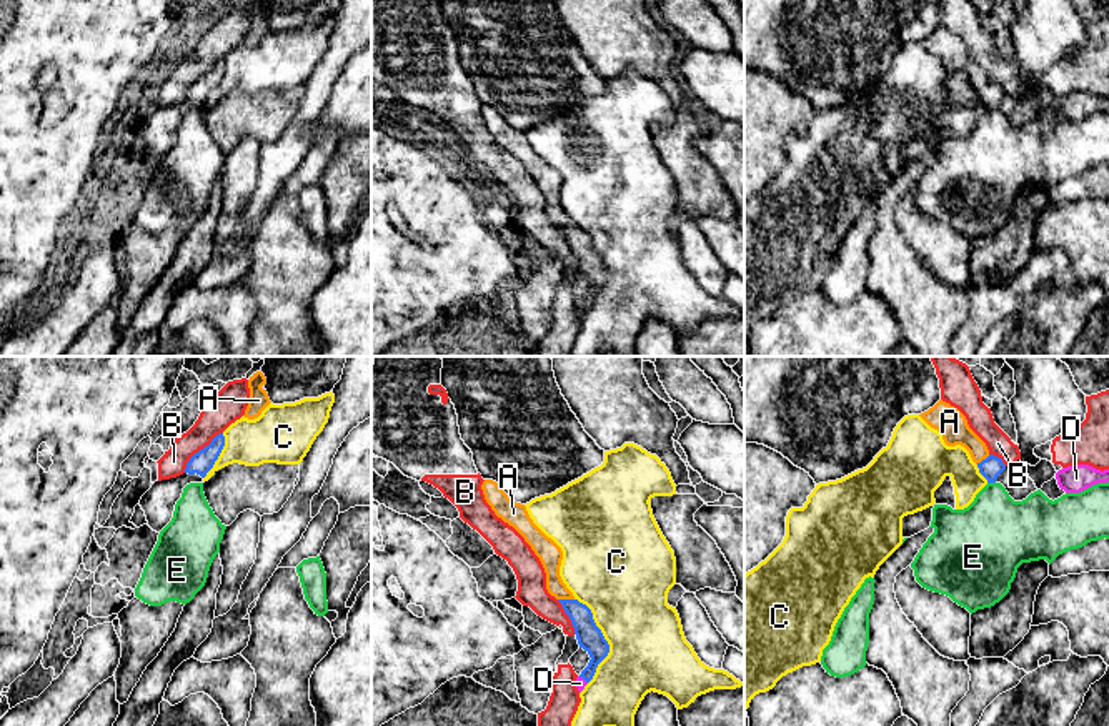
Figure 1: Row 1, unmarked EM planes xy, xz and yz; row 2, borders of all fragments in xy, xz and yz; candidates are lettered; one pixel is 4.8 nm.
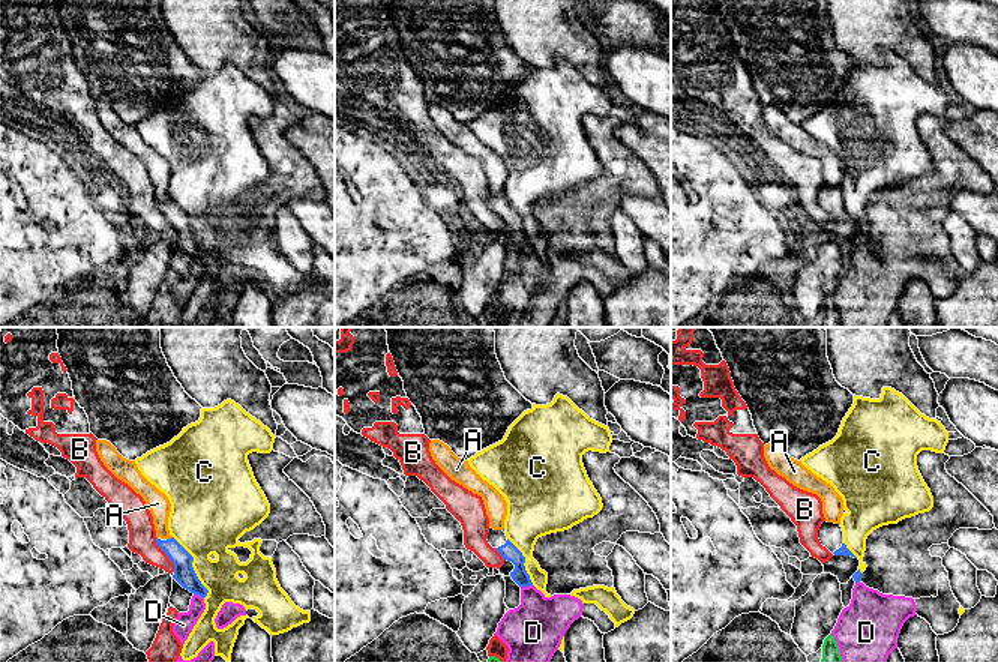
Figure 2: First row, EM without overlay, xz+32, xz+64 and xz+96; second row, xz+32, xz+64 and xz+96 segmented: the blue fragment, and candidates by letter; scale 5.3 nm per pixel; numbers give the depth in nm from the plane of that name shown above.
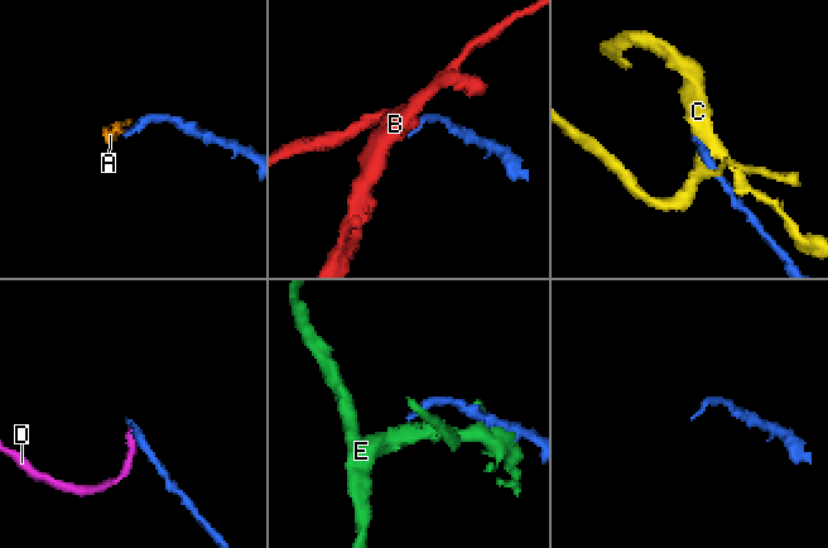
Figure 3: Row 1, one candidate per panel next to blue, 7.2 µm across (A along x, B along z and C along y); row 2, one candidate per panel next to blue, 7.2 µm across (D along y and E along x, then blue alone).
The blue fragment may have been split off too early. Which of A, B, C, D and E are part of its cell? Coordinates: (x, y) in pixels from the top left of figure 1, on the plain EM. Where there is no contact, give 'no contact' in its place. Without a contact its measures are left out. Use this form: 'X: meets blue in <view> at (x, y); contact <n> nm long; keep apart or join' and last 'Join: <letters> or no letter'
A: meets blue in xz at (566, 227); contact 80 nm long; keep apart
B: meets blue in xy at (200, 77); contact 280 nm long; keep apart
C: meets blue in xz at (605, 267); contact 420 nm long; keep apart
D: meets blue in xz at (583, 305); contact 60 nm long; keep apart
E: meets blue in yz at (991, 109); contact 40 nm long; keep apart
Join: no letter

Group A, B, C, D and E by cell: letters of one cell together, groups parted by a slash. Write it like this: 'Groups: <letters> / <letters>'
Groups: A / B / C / D / E

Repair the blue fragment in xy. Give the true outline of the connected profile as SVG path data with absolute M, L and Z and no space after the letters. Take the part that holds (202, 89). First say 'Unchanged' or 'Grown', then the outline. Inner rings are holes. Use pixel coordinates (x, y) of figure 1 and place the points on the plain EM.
Grown. M223 60L216 62L208 73L195 80L186 90L185 100L155 108L142 123L140 133L145 138L148 153L160 160L173 145L175 132L182 125L183 115L190 110L203 110L225 73Z

